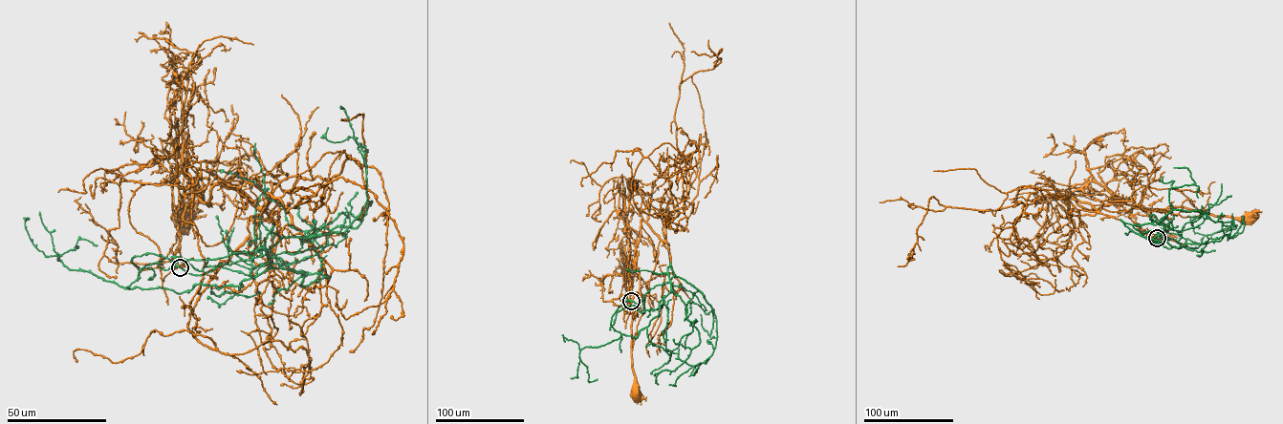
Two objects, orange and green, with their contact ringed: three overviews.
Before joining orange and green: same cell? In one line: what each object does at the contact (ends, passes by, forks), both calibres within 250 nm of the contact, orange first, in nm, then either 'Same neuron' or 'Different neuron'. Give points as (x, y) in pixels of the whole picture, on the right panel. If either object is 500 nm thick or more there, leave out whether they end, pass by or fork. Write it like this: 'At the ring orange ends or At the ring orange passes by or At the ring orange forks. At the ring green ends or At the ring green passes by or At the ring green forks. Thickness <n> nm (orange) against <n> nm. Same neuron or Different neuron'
At the ring orange forks. At the ring green passes by. Thickness 420 nm (orange) against 280 nm. Same neuron

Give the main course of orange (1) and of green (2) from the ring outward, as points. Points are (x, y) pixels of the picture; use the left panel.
1: (181, 267), (184, 264), (178, 224), (182, 200), (192, 181), (203, 193), (202, 200), (180, 198), (180, 221)
2: (180, 267), (203, 275), (278, 236), (239, 289), (179, 293), (58, 259), (97, 244)

